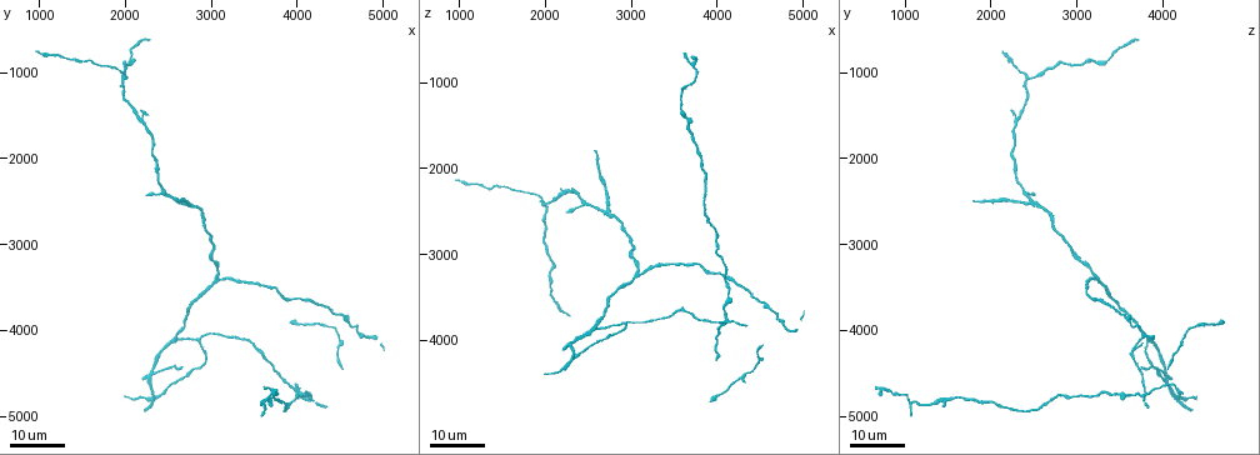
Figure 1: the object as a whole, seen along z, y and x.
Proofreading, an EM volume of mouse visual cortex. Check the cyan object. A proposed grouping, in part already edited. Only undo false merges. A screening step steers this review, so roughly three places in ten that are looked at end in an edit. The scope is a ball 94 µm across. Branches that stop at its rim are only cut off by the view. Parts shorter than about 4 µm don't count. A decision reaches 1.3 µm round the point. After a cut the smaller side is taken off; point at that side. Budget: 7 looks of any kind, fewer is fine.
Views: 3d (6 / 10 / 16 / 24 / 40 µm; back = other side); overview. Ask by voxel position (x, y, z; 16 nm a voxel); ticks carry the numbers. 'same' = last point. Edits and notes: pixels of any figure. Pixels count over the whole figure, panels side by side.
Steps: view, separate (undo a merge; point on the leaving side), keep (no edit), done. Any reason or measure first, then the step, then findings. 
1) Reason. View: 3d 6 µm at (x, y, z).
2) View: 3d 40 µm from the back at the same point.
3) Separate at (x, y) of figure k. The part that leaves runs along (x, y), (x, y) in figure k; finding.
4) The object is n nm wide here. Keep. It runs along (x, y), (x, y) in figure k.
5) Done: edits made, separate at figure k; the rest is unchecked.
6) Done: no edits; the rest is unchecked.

Three-way junction. View: 3d 16 µm at (4050, 4750, 3800).

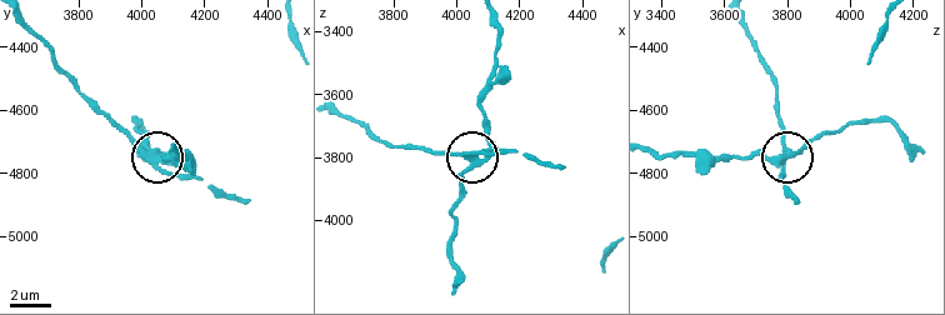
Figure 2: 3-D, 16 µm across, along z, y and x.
View: 3d 10 µm at (4040, 4740, 3820).

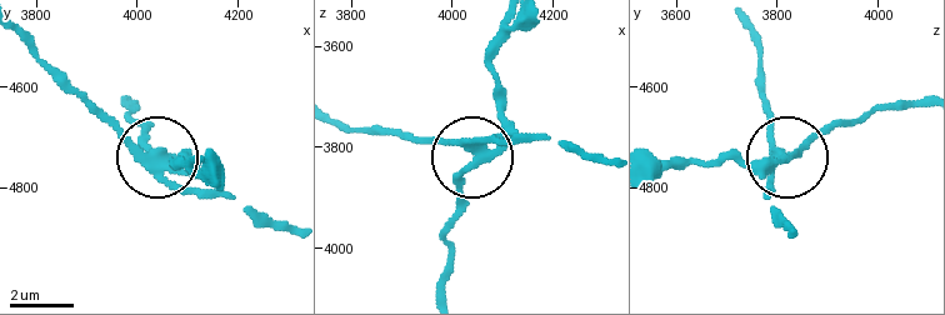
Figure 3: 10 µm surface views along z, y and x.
3 arms meet here. Separate at (453, 183) of figure 3. Two neurons meet here.

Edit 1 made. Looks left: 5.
Calibre changes. View: 3d 24 µm at (4500, 3800, 3550).

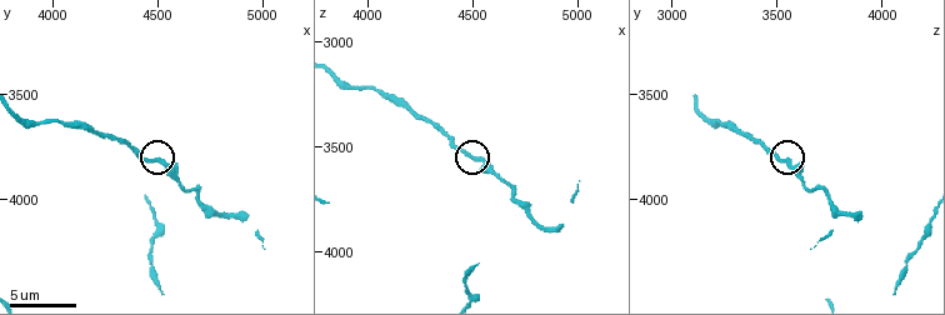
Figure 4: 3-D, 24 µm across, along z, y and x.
View: 3d 6 µm at (4520, 3820, 3560).

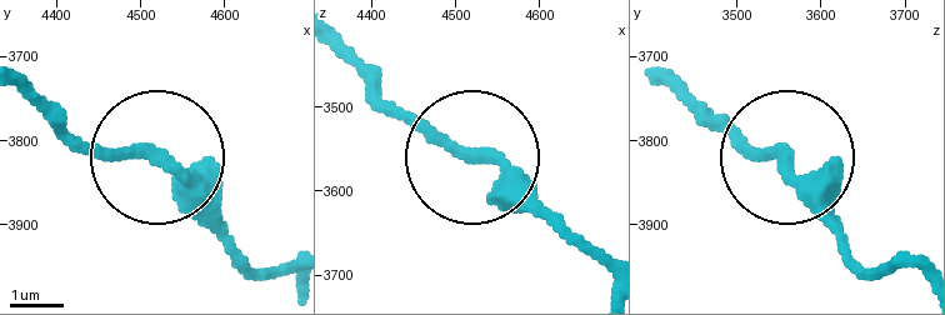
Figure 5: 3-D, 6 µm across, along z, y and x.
Keep. It runs along (668, 80), (721, 134), (784, 160), (865, 276) in figure 5; all the same neuron.

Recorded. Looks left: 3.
View: overview.

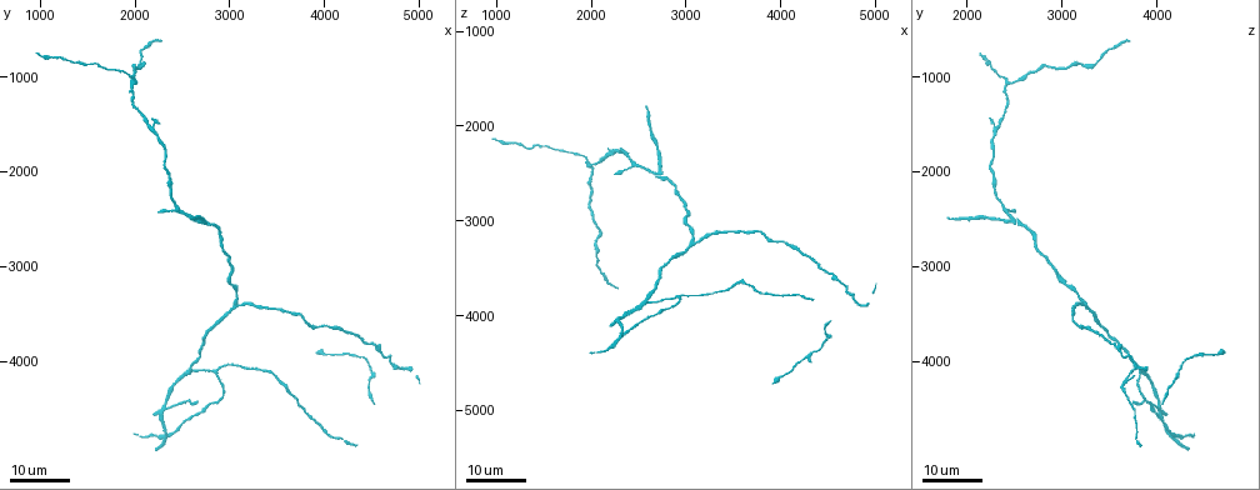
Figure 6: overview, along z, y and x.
Three-way junction. View: 3d 16 µm at (2840, 4100, 3840).

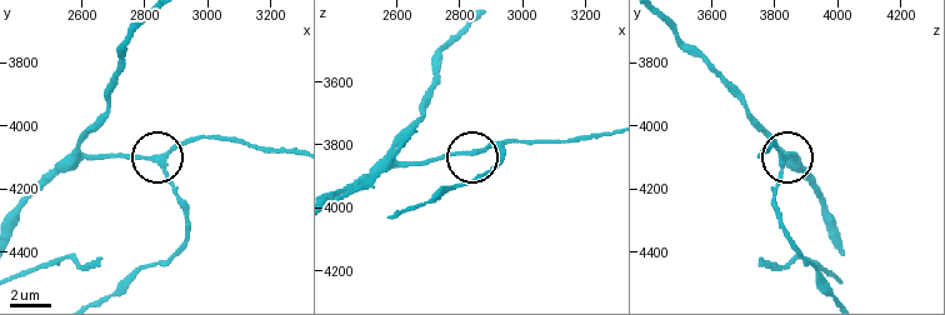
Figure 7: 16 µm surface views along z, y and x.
View: 3d 6 µm at (2850, 4110, 3820).

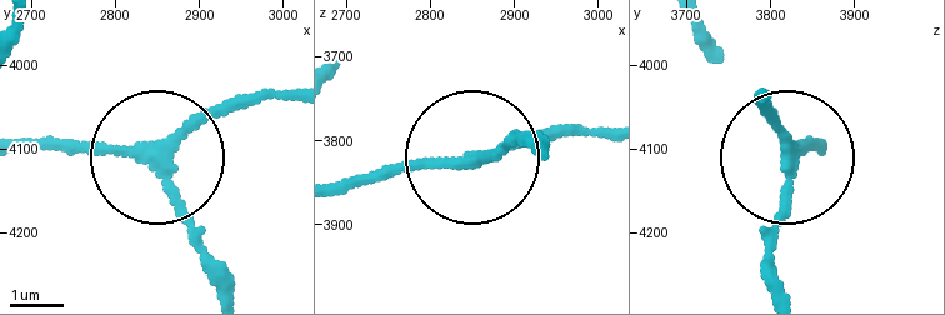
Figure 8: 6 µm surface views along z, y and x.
3 arms meet here. Keep. Continuous, no second neuron.

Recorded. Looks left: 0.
Done: edits made, separate at figure 3; the rest is unchecked.

